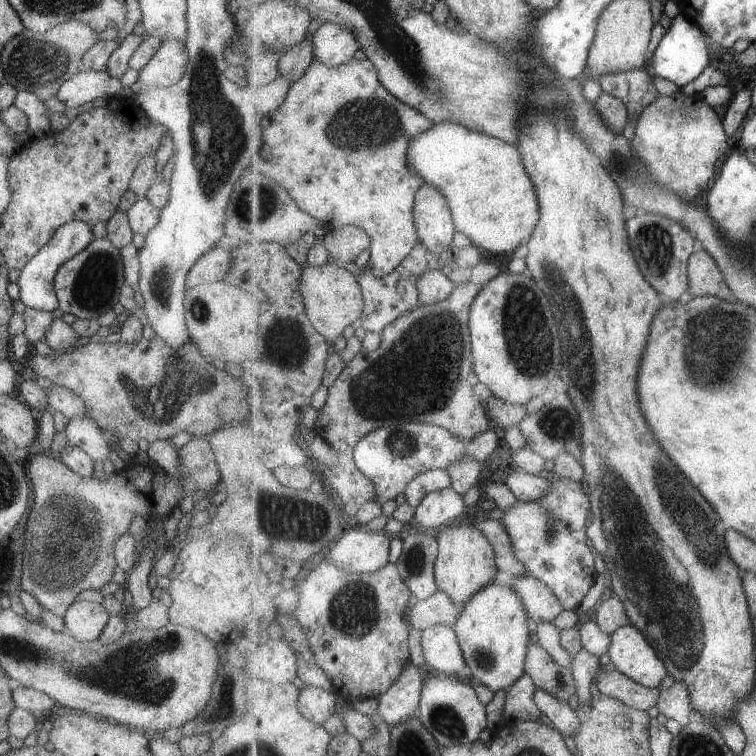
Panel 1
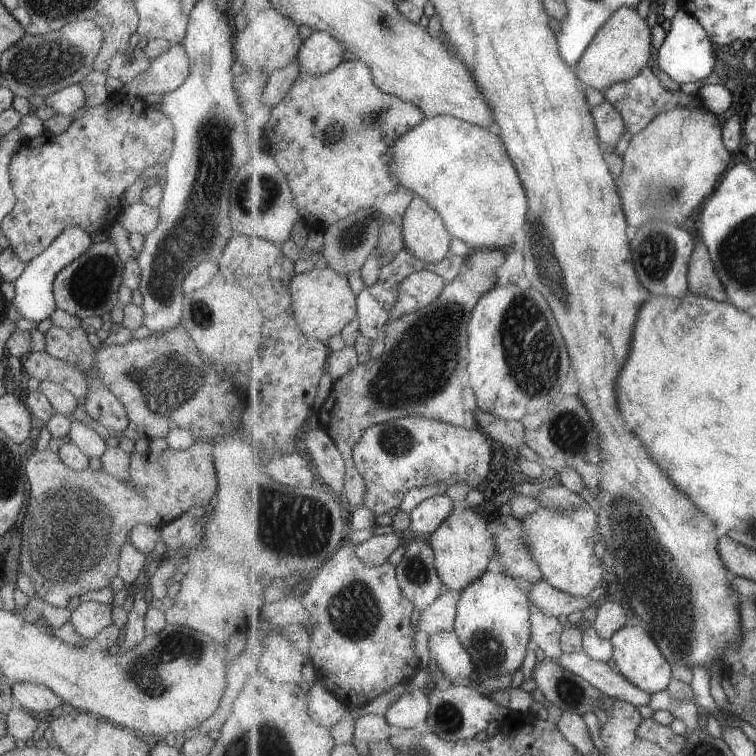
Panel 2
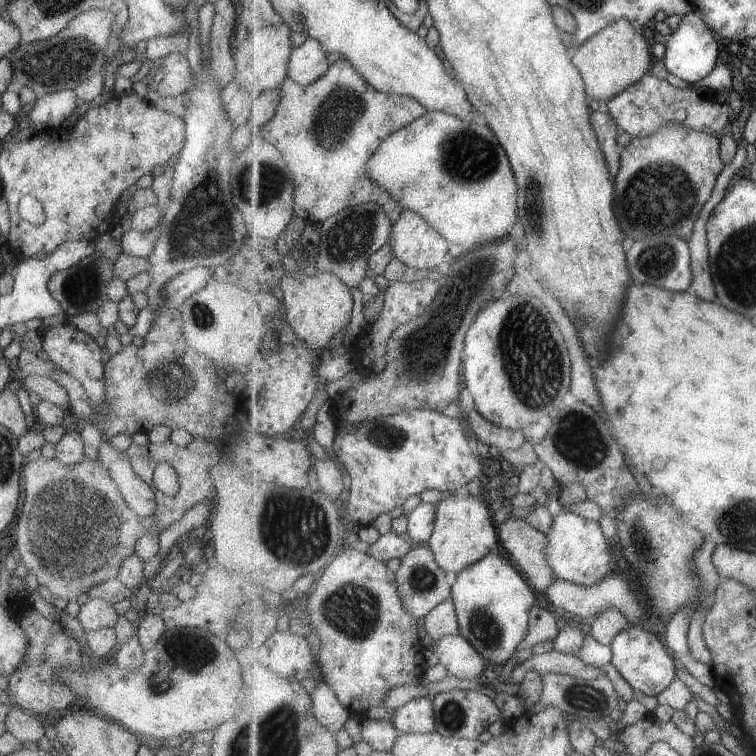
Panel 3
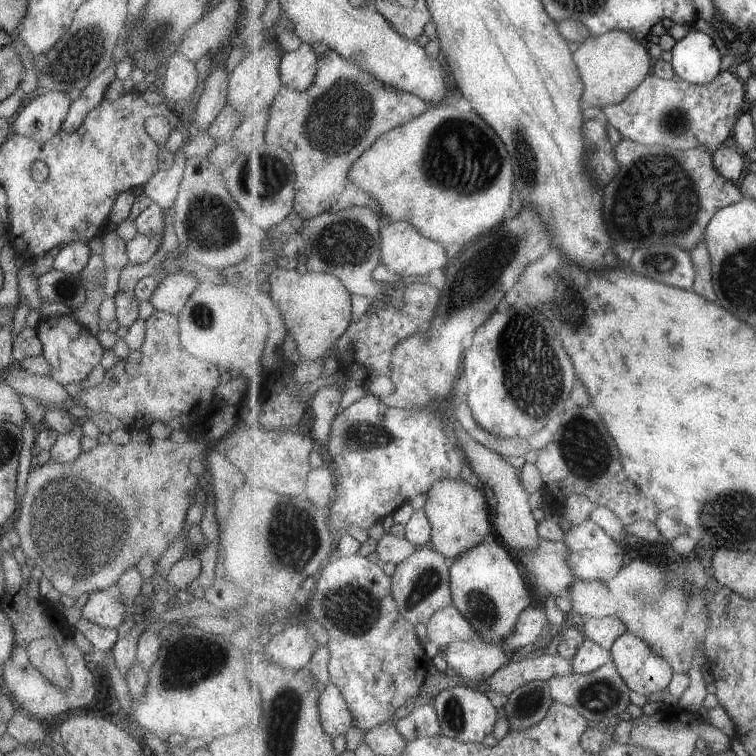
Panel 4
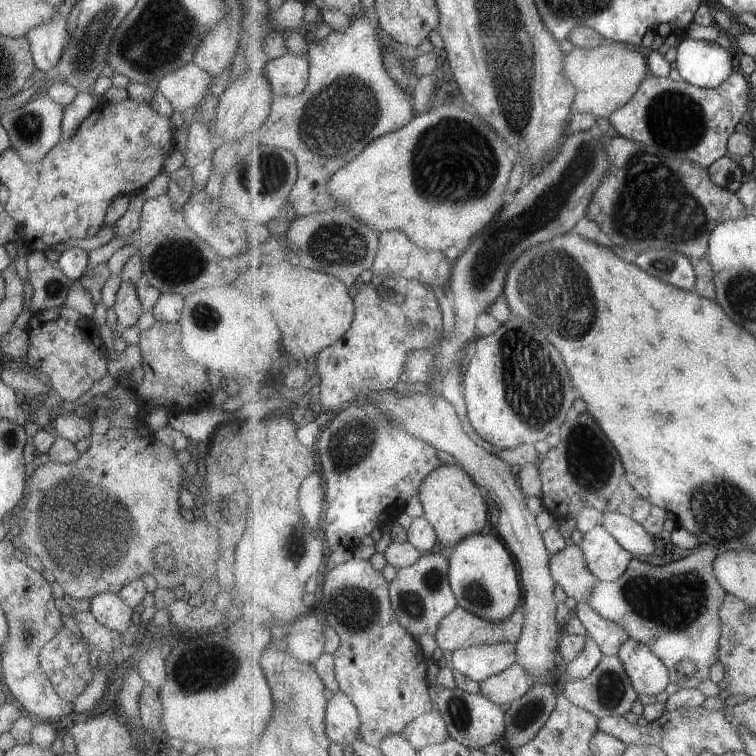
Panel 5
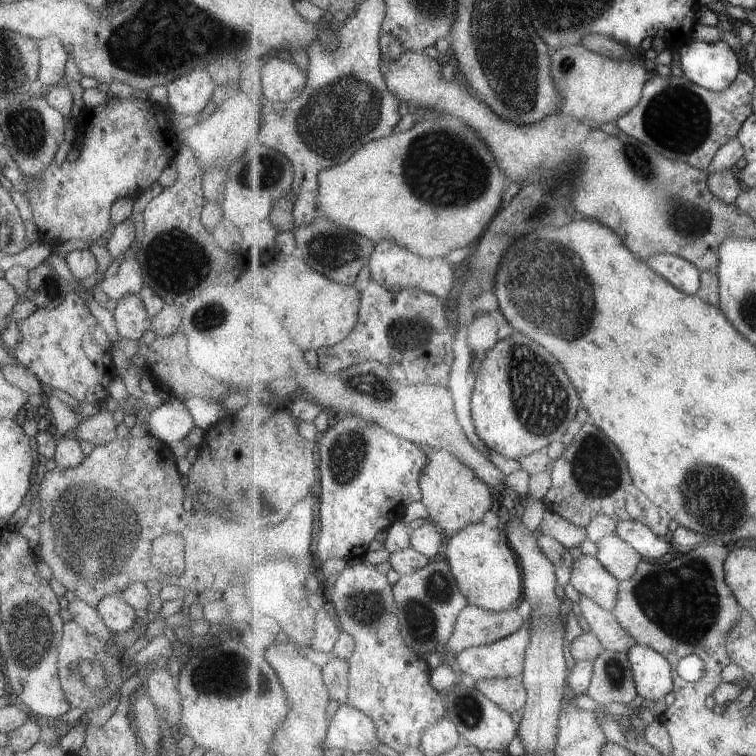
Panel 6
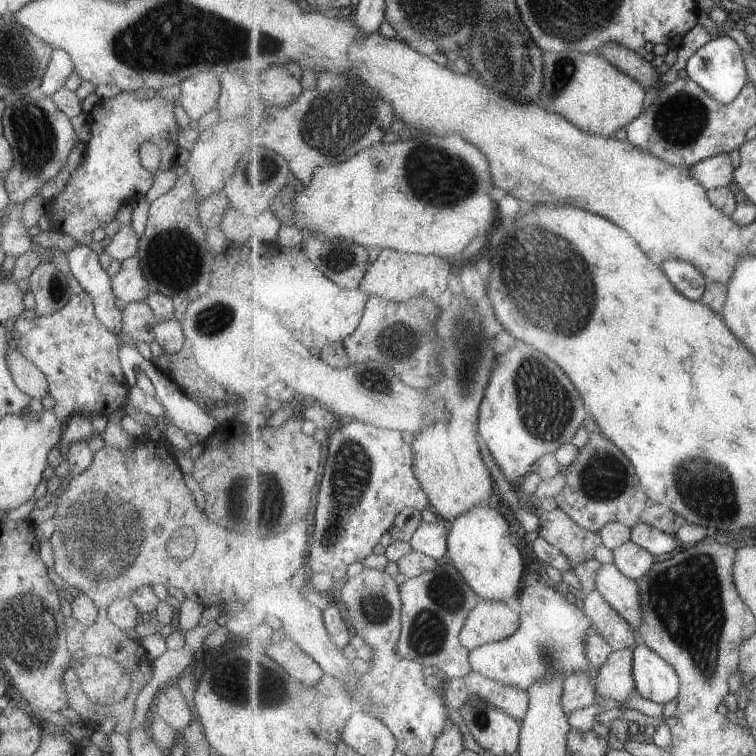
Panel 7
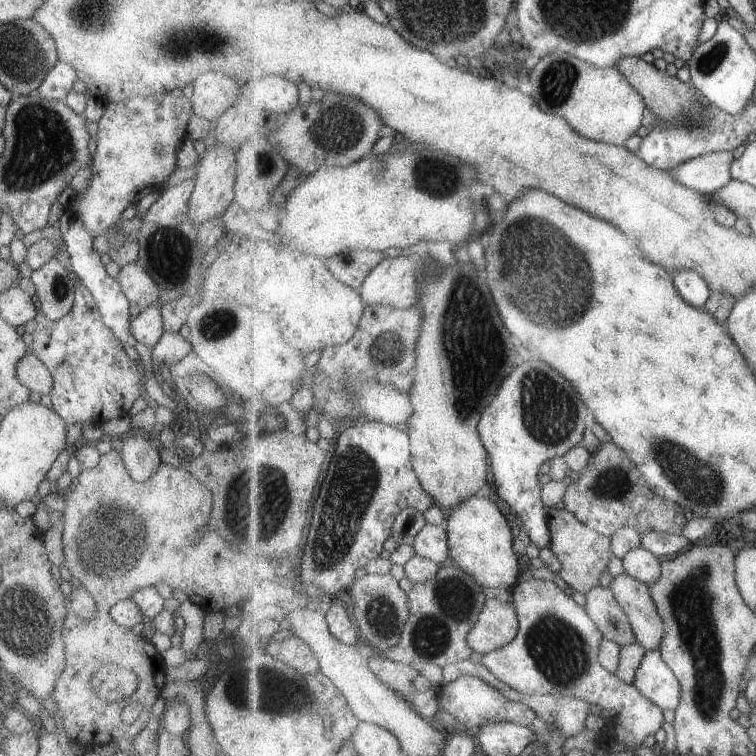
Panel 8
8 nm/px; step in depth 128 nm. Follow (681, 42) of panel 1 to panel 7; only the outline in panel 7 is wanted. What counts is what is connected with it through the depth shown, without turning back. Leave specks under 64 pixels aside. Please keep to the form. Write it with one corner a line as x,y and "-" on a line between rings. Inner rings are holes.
718,36
701,46
684,65
689,78
697,82
702,88
707,90
713,98
717,98
721,104
731,104
737,96
741,94
741,90
745,88
745,84
749,82
749,74
747,74
747,62
743,56
741,46
731,38
731,36

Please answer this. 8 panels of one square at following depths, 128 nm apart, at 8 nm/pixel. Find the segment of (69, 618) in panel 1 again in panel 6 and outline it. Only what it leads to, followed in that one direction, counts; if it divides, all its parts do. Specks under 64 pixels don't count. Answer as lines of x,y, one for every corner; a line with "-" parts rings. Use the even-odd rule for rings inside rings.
117,593
101,598
95,610
105,627
113,633
130,630
136,618
133,608

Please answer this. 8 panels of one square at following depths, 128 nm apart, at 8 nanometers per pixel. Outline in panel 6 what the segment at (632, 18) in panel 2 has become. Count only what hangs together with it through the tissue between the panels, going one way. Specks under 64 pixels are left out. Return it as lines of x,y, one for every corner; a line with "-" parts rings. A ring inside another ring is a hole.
581,44
553,51
553,79
563,96
561,114
591,125
616,122
643,98
650,74
637,60
618,60
588,50

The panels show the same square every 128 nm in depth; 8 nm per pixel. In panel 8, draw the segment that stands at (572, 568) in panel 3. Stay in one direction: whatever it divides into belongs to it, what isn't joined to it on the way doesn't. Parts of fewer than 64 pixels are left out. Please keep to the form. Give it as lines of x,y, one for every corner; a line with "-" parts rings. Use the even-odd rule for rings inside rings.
633,548
623,556
624,570
632,578
637,578
647,585
659,582
662,572
662,563
659,558
645,548

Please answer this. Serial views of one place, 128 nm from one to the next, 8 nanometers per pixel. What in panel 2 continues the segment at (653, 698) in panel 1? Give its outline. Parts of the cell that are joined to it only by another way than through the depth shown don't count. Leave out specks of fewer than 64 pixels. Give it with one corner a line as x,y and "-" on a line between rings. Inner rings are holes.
563,653
557,660
563,668
585,678
596,686
607,698
627,701
638,705
648,705
652,694
635,686
621,672
613,672
613,668
605,661
591,658
587,653

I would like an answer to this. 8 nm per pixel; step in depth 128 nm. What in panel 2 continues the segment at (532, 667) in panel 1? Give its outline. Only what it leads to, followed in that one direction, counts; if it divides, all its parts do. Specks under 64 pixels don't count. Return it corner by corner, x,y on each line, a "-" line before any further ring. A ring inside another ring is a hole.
544,658
539,662
533,679
545,700
560,712
584,716
608,705
608,698
601,690
553,659

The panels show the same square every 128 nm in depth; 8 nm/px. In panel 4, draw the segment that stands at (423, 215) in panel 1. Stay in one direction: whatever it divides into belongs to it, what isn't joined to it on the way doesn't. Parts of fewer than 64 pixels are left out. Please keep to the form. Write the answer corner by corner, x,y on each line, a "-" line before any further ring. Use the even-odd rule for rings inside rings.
397,221
396,223
388,223
384,225
381,231
381,260
395,274
407,277
410,280
423,279
429,272
433,270
444,271
447,268
451,258
447,257
446,245
431,240
416,226
405,221

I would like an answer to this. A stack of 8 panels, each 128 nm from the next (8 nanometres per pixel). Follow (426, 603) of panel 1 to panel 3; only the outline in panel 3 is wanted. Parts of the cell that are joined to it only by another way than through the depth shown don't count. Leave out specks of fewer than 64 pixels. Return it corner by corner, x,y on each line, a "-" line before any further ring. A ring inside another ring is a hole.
452,596
437,605
424,620
424,628
434,642
449,635
460,634
460,622

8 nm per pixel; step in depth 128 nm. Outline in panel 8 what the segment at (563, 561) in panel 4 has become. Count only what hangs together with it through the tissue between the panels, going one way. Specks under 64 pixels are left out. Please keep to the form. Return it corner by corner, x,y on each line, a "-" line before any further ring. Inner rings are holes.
625,572
615,576
609,587
615,600
627,612
636,641
646,650
658,650
665,636
665,622
655,606
649,585

